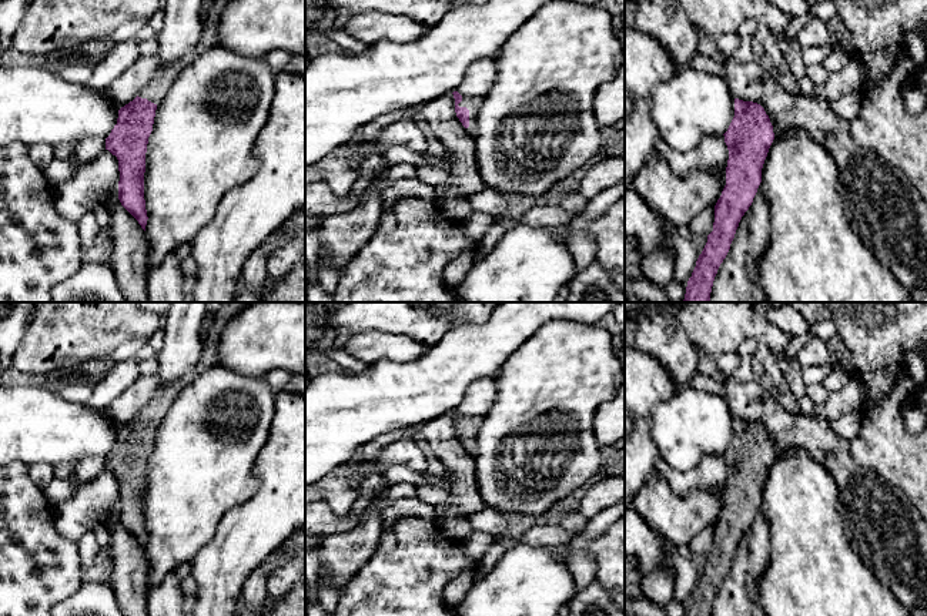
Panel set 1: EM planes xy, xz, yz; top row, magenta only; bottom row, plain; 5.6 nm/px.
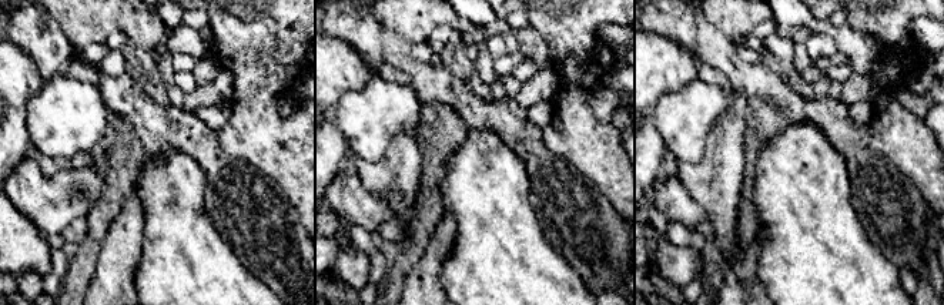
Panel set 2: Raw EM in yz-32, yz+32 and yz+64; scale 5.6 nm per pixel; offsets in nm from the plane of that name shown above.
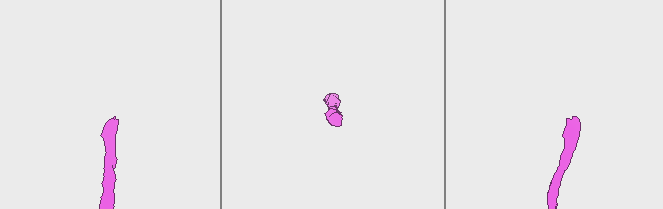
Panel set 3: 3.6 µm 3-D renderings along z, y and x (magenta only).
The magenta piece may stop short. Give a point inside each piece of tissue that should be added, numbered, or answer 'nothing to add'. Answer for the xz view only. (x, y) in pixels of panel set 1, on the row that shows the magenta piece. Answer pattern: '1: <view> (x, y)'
1: xz (471, 103)

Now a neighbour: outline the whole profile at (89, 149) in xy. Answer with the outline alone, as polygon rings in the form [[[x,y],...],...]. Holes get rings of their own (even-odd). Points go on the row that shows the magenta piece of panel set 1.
[[[87,137],[73,145],[71,160],[84,164],[106,151],[104,137]]]

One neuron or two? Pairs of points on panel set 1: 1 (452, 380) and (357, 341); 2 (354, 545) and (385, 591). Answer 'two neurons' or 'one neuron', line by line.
1: two neurons
2: two neurons

